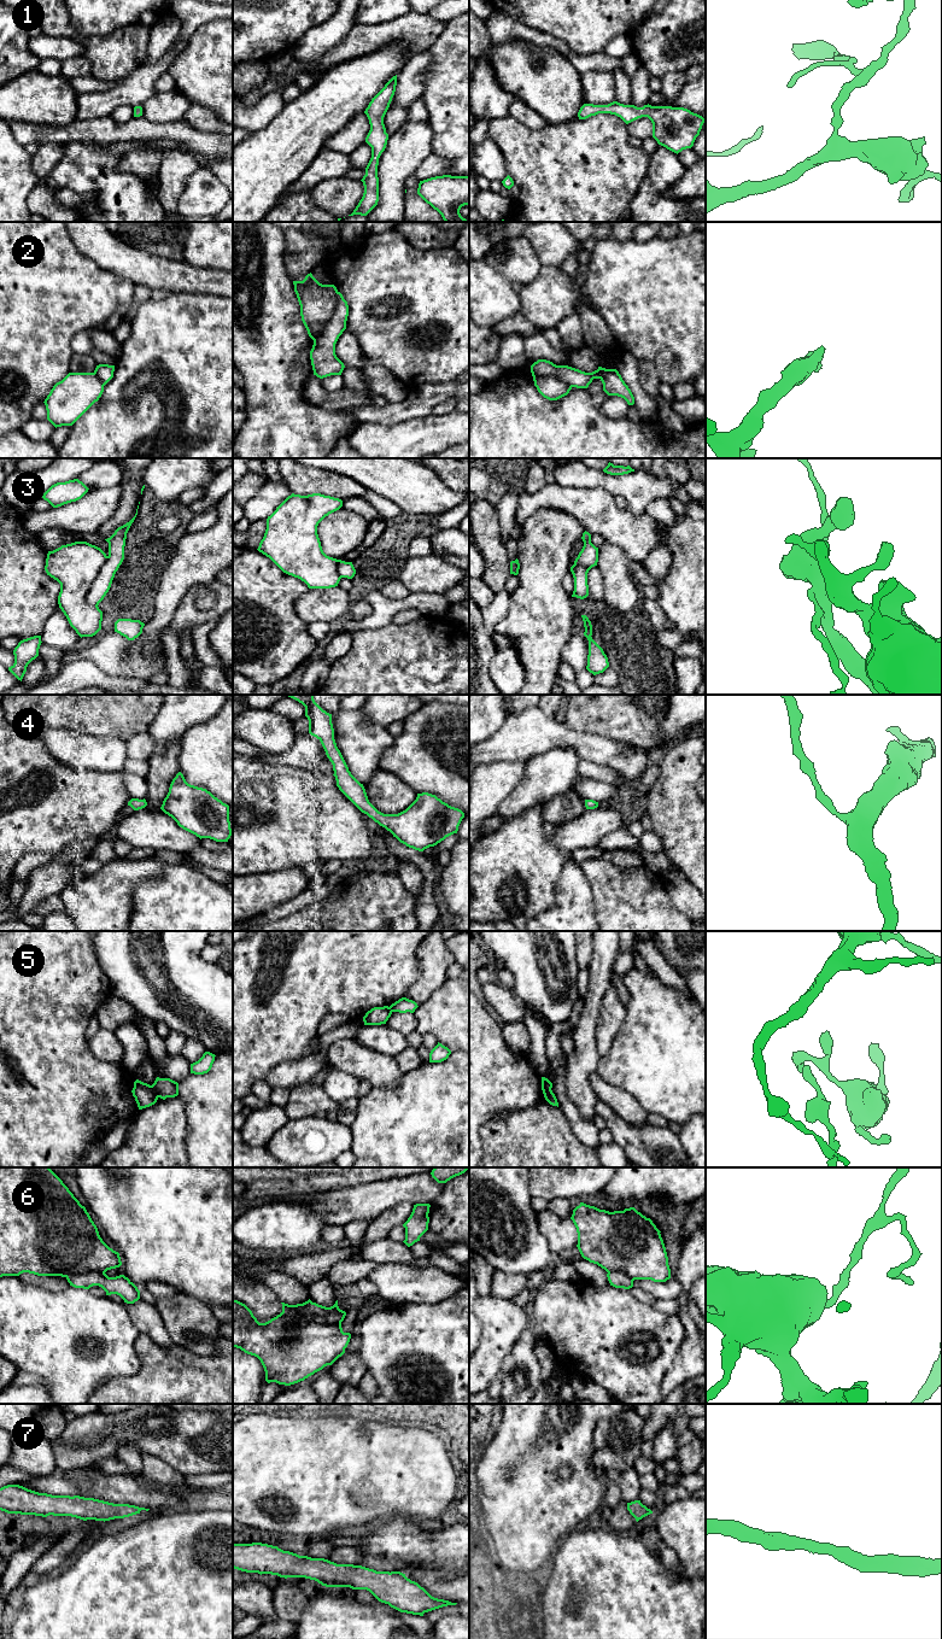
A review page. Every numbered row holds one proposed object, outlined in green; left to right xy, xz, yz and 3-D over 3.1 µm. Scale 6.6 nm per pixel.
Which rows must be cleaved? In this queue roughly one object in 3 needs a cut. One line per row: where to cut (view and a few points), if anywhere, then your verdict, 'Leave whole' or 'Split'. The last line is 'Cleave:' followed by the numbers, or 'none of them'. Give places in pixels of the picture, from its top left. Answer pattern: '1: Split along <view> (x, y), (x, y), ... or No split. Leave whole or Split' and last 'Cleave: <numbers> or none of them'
1: No split. Leave whole
2: No split. Leave whole
3: No split. Leave whole
4: No split. Leave whole
5: Split along xy (151, 1086), (158, 1096). Split
6: Split along xz (302, 1309), (302, 1313), (314, 1322), (340, 1322). Split
7: No split. Leave whole
Cleave: 5, 6

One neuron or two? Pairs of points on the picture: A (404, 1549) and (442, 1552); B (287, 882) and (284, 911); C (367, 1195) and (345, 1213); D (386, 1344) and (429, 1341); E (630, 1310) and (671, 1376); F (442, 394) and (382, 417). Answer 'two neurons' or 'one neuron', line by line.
A: one neuron
B: two neurons
C: one neuron
D: one neuron
E: two neurons
F: one neuron

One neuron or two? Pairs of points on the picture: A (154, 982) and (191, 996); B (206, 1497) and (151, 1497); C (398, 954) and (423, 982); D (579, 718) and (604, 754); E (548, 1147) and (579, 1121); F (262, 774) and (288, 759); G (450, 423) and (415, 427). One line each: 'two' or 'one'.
A: one
B: one
C: two
D: two
E: two
F: two
G: one

